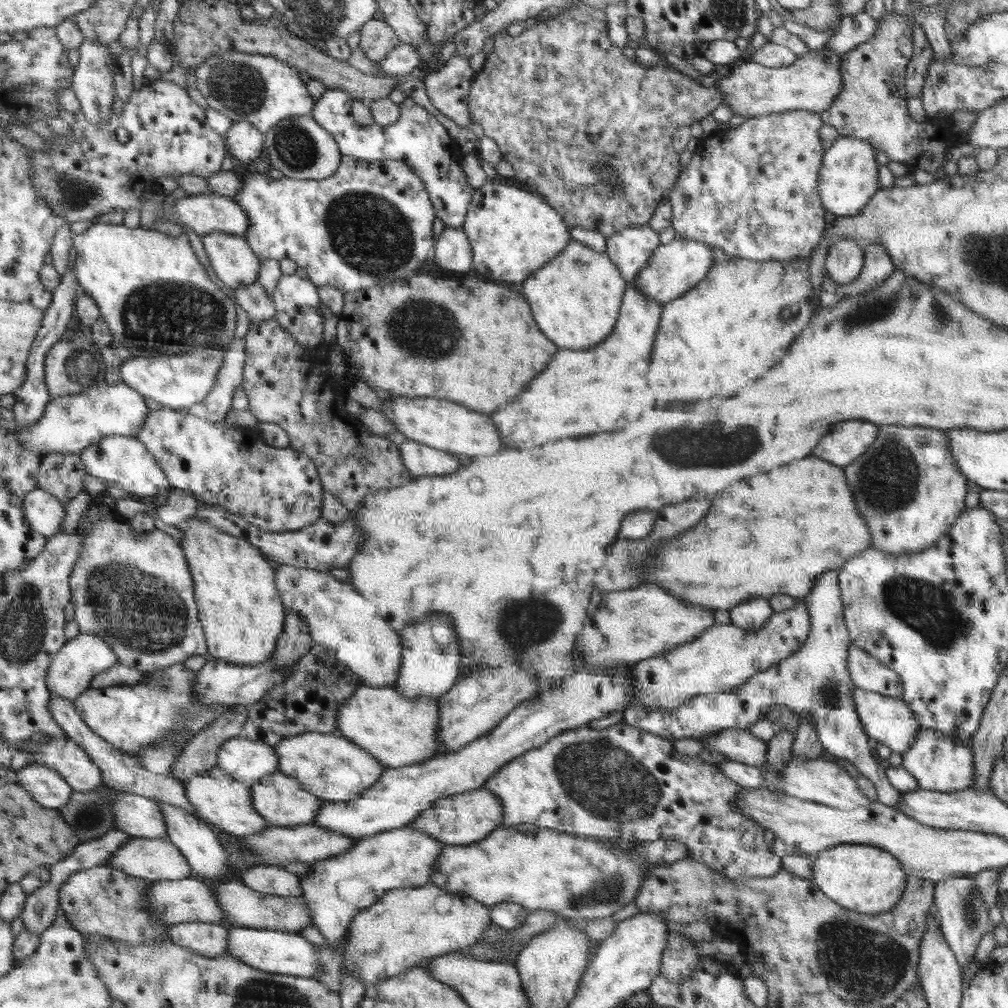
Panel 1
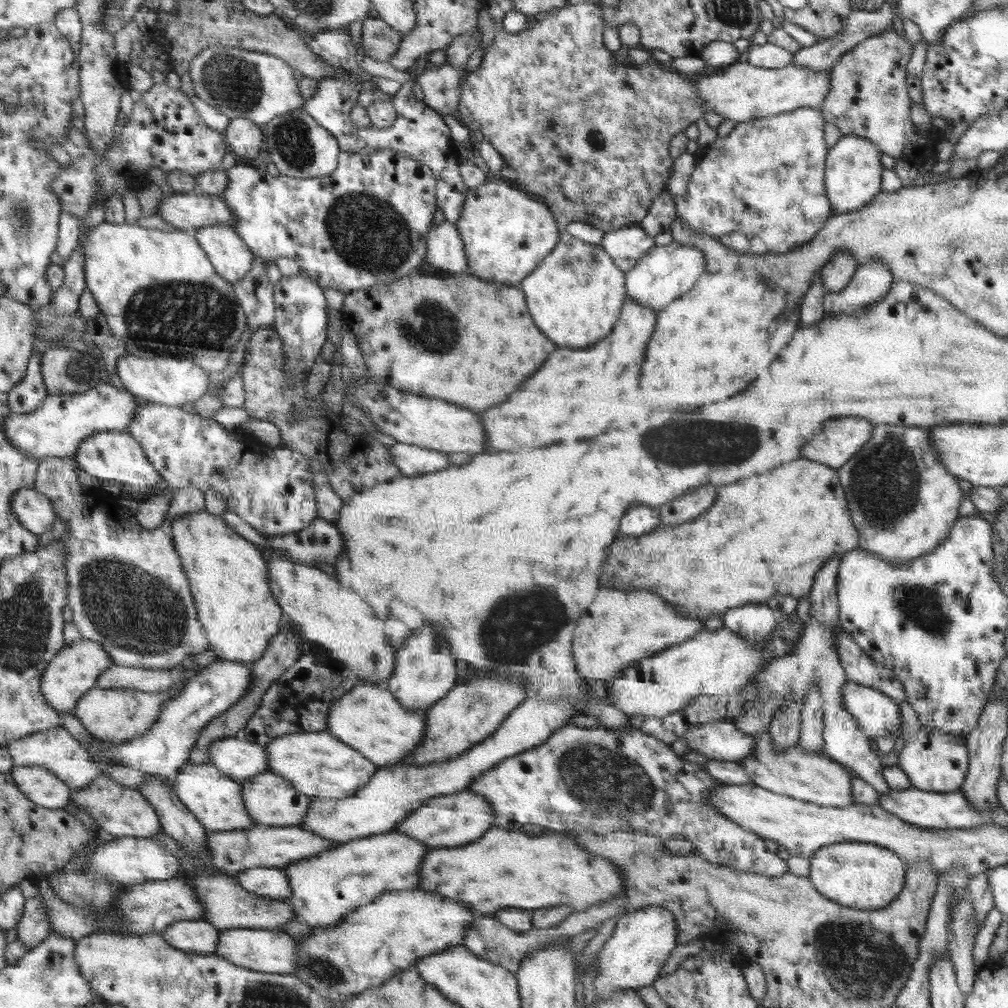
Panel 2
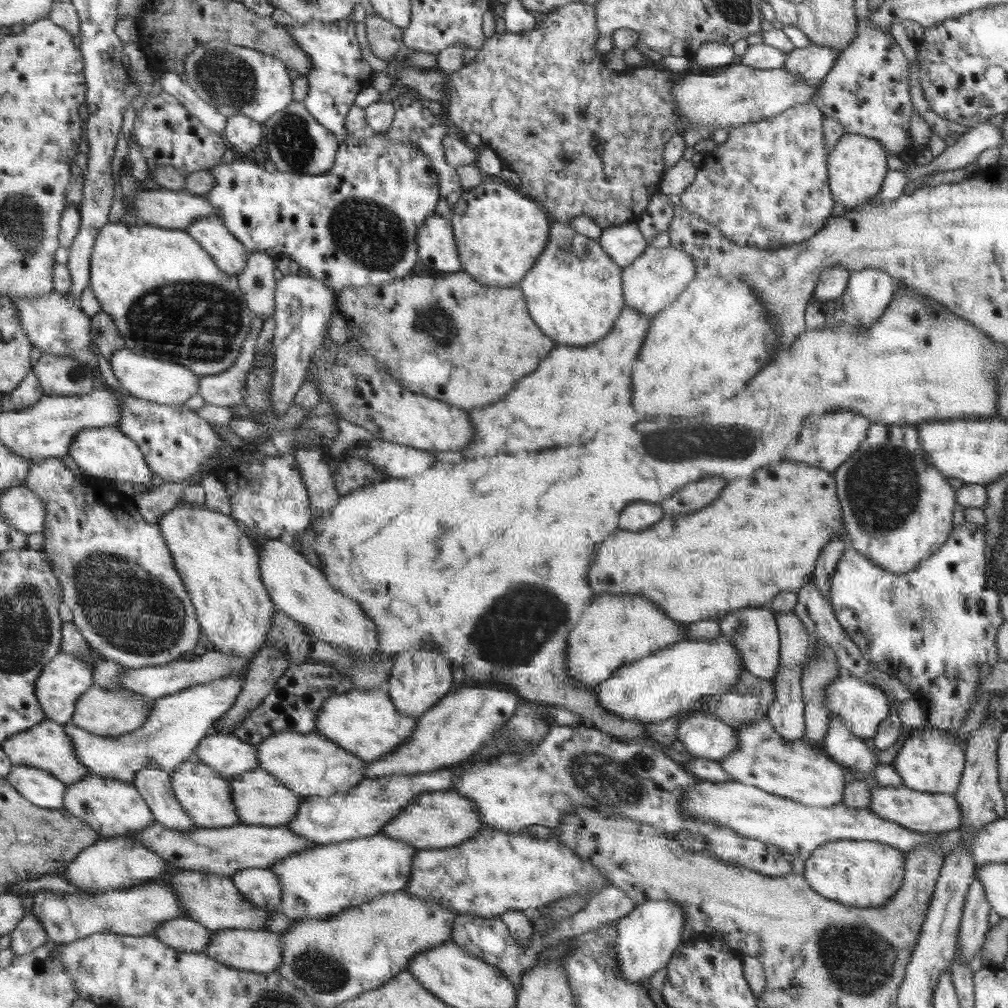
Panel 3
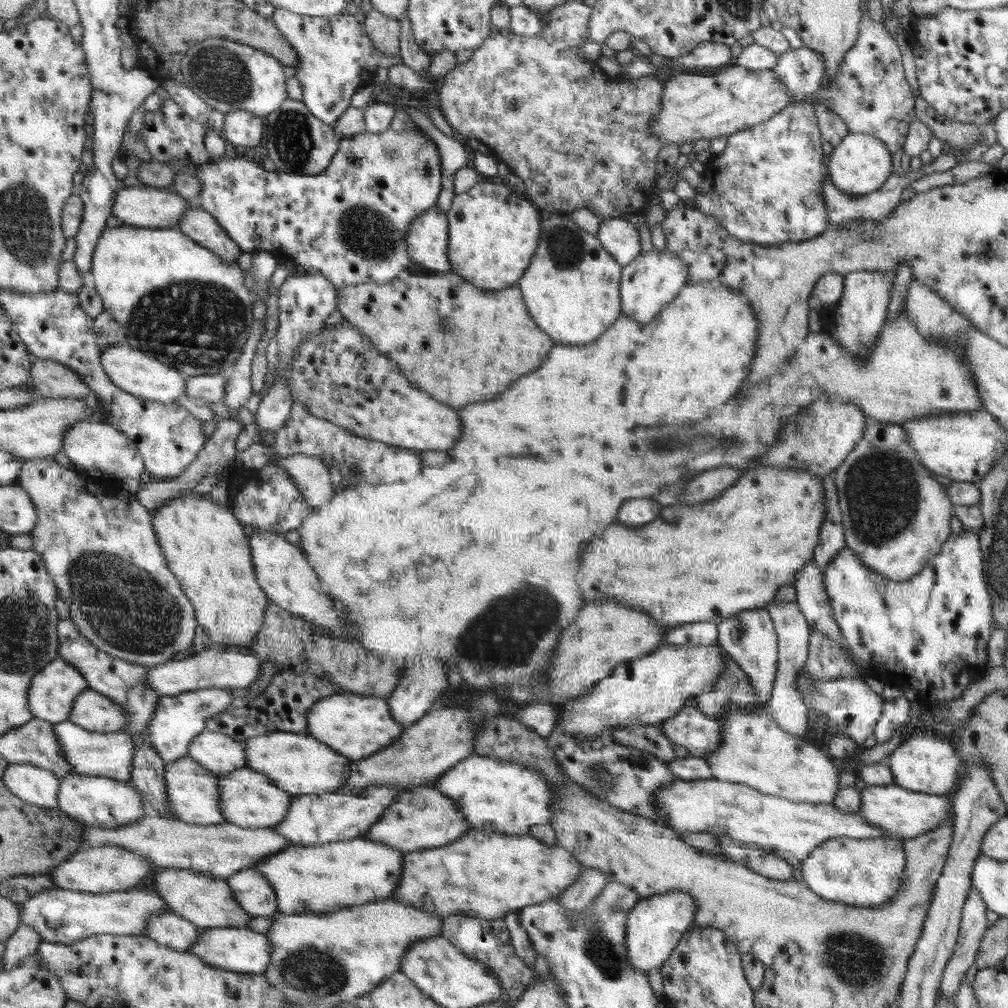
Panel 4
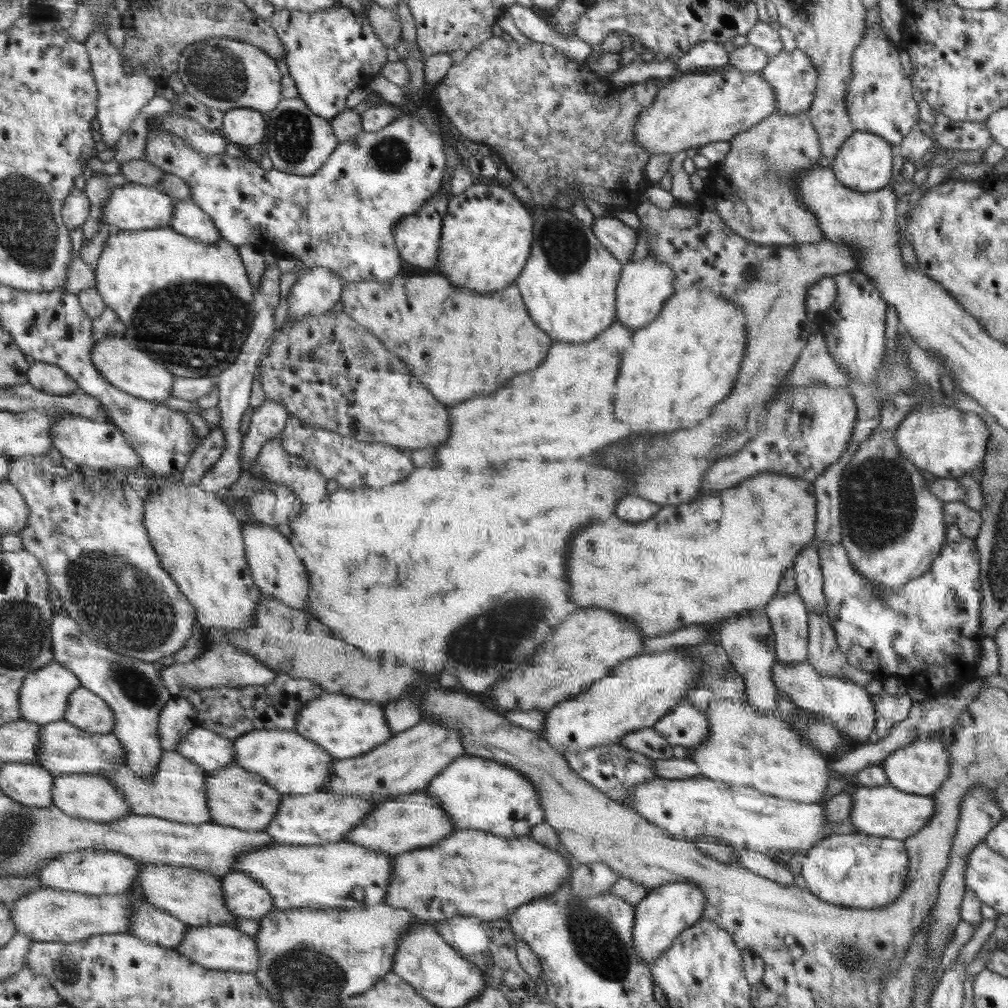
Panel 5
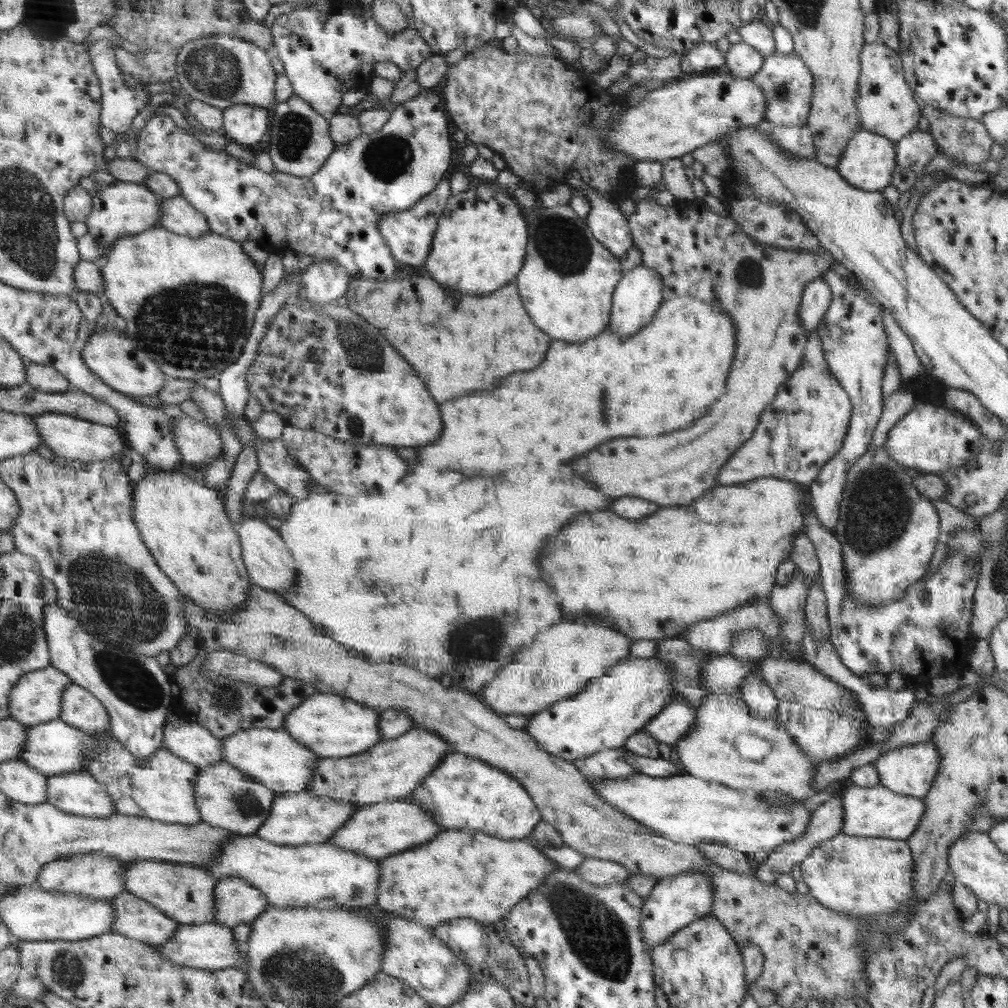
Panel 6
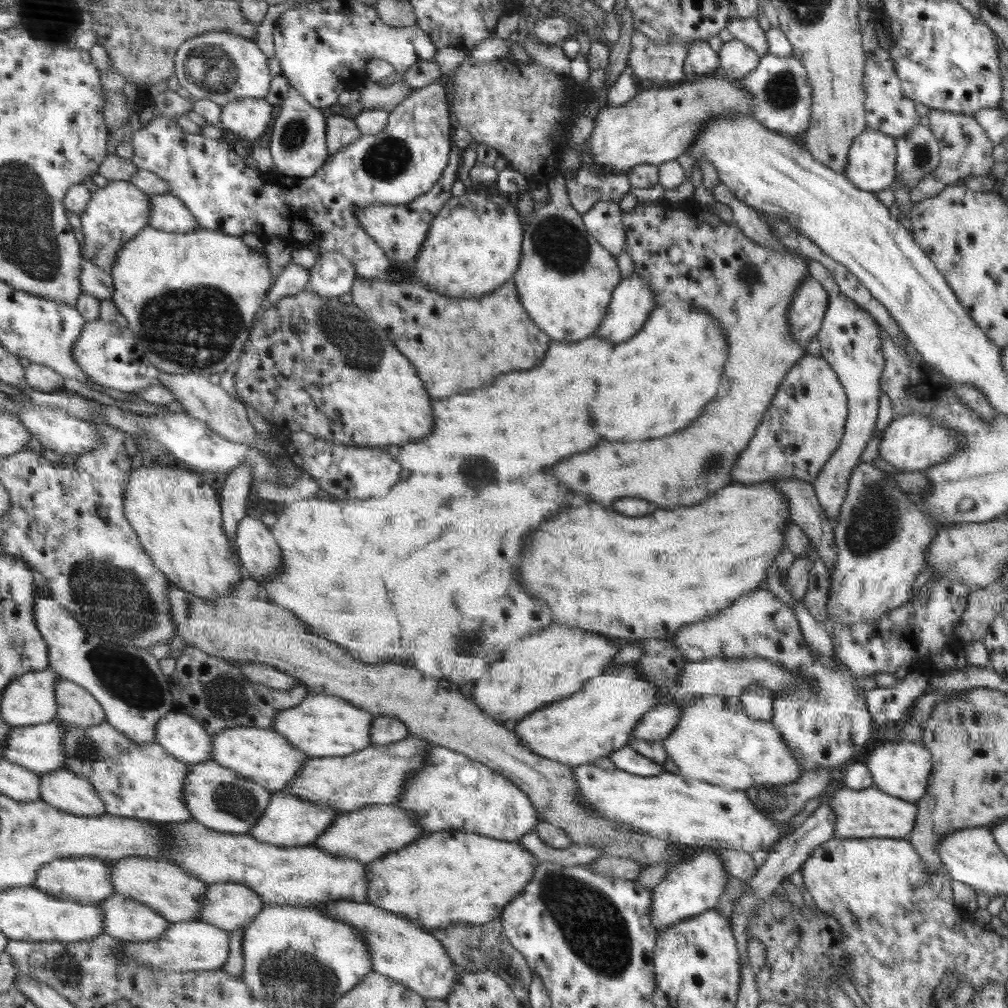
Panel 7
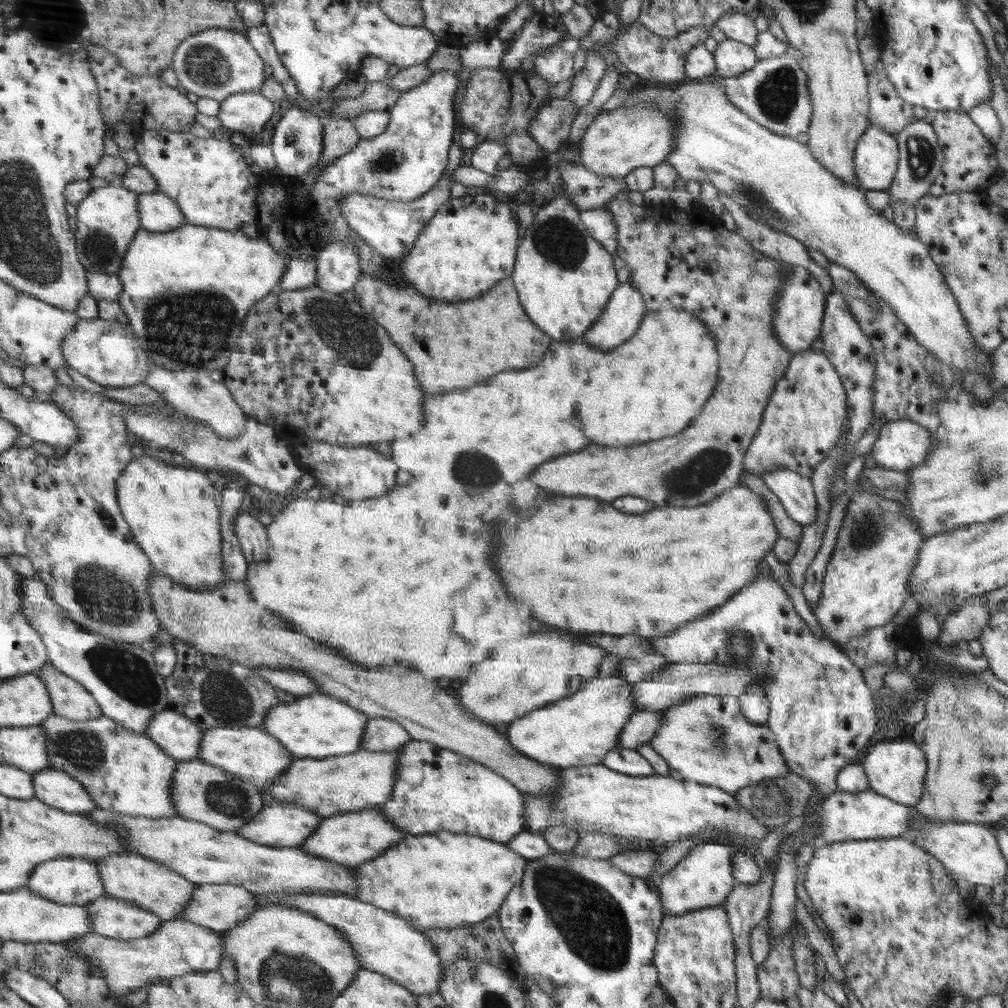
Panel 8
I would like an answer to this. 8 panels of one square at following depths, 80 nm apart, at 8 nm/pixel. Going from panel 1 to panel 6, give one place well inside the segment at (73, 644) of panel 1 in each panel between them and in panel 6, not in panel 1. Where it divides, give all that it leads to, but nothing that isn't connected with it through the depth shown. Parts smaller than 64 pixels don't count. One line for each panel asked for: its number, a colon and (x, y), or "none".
2: (75, 669)
3: (67, 678)
4: (52, 697)
5: (46, 699)
6: (37, 699)

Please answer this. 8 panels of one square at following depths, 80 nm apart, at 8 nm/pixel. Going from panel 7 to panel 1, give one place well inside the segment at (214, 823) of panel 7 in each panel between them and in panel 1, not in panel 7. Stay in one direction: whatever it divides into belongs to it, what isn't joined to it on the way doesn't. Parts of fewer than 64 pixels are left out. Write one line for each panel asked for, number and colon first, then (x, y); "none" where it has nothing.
1: (280, 798)
2: (271, 800)
3: (261, 799)
4: (248, 798)
5: (237, 797)
6: (227, 798)

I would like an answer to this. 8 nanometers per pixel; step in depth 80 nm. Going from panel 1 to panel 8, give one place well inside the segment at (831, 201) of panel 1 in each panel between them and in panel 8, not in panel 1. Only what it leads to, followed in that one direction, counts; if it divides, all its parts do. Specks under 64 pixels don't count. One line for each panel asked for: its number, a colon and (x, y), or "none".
2: (853, 171)
3: (857, 166)
4: (861, 164)
5: (864, 163)
6: (868, 162)
7: (872, 159)
8: (876, 157)

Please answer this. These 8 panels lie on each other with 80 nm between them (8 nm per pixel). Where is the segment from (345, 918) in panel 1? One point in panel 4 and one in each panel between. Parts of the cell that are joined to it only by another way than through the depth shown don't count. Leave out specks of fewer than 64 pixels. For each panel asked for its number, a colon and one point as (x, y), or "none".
2: (326, 888)
3: (319, 883)
4: (318, 878)

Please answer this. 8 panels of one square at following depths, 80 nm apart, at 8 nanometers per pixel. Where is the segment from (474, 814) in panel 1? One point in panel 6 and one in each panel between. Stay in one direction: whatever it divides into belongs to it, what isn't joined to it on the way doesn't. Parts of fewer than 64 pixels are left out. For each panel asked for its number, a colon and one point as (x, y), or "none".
2: (451, 820)
3: (440, 819)
4: (423, 818)
5: (411, 821)
6: (378, 831)

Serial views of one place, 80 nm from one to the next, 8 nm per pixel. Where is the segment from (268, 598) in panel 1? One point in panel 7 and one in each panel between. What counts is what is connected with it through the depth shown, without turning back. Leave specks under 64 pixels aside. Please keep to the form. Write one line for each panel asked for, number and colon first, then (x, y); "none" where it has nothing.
2: (229, 581)
3: (221, 572)
4: (203, 546)
5: (198, 542)
6: (183, 524)
7: (175, 513)

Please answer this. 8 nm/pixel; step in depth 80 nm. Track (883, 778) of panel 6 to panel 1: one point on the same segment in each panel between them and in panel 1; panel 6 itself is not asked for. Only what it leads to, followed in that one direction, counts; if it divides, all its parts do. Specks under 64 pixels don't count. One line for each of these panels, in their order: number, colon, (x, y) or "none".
1: (941, 762)
2: (934, 761)
3: (933, 764)
4: (923, 764)
5: (920, 768)

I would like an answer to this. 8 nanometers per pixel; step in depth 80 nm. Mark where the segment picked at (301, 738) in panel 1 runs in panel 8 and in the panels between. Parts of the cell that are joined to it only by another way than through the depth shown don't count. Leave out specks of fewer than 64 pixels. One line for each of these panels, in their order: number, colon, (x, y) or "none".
2: (317, 763)
3: (311, 764)
4: (300, 764)
5: (295, 765)
6: (271, 756)
7: (262, 755)
8: (253, 755)

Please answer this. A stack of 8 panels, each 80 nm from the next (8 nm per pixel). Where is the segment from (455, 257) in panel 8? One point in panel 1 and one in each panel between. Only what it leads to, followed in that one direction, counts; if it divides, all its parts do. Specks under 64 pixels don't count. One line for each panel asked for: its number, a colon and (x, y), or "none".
1: (513, 233)
2: (506, 234)
3: (500, 233)
4: (493, 233)
5: (487, 234)
6: (480, 245)
7: (475, 243)

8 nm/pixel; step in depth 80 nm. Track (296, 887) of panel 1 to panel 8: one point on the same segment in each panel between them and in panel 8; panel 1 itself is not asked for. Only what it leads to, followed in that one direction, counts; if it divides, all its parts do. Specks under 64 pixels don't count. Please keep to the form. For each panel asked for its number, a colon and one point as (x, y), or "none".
2: (270, 882)
3: (262, 886)
4: (252, 891)
5: (245, 896)
6: (238, 902)
7: (231, 905)
8: (220, 907)

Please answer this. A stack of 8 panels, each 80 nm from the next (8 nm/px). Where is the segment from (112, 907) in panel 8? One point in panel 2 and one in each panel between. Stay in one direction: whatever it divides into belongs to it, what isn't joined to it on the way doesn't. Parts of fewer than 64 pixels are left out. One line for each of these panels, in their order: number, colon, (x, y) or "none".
2: (196, 936)
3: (183, 934)
4: (169, 929)
5: (151, 924)
6: (135, 918)
7: (125, 918)

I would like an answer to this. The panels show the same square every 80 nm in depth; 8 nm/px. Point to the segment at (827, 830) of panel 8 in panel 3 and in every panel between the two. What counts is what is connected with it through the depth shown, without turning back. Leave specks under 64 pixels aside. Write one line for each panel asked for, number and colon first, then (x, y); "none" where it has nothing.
3: (923, 812)
4: (904, 813)
5: (885, 811)
6: (878, 812)
7: (868, 813)

